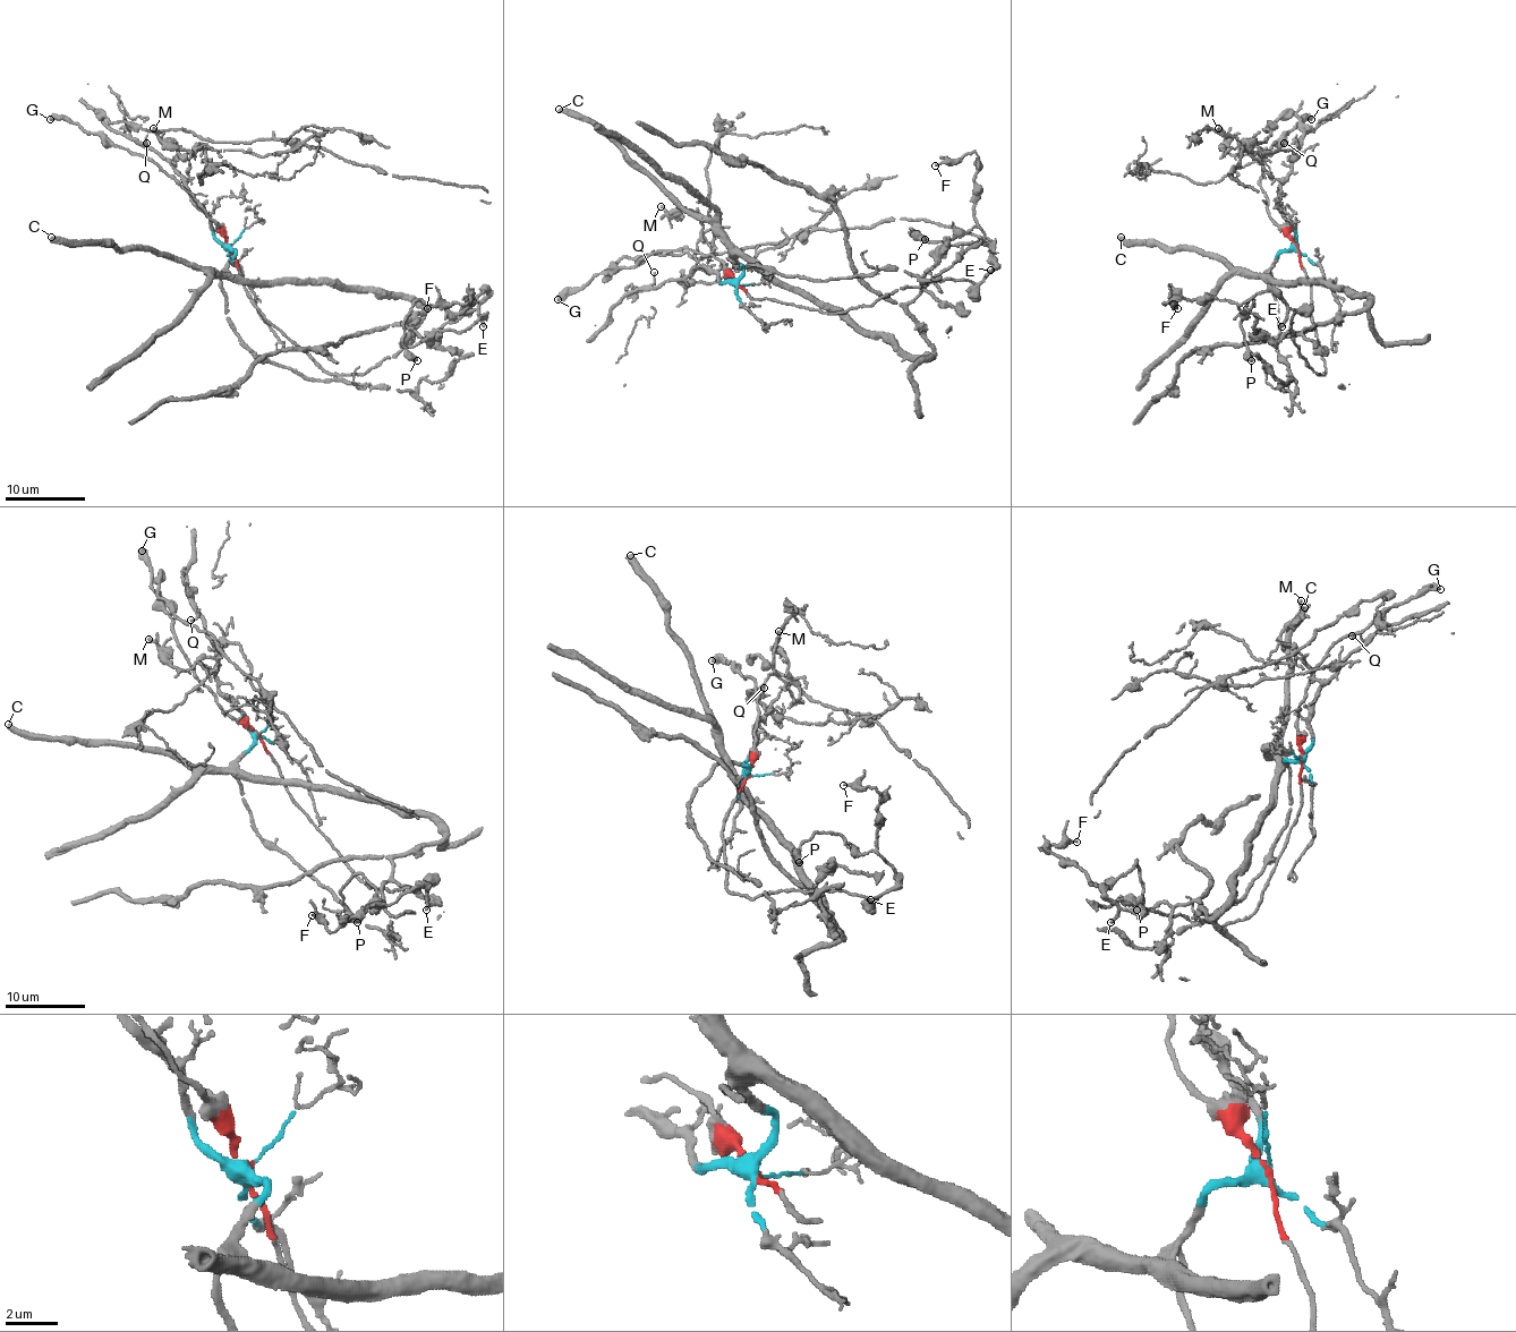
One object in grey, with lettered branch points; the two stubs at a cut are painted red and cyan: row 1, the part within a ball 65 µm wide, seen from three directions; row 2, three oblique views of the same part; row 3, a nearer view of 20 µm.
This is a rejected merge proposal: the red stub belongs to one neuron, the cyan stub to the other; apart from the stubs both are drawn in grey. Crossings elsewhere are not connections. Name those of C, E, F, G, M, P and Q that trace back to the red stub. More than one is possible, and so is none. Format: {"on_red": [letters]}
{"on_red": ["E", "F", "G", "P"]}

